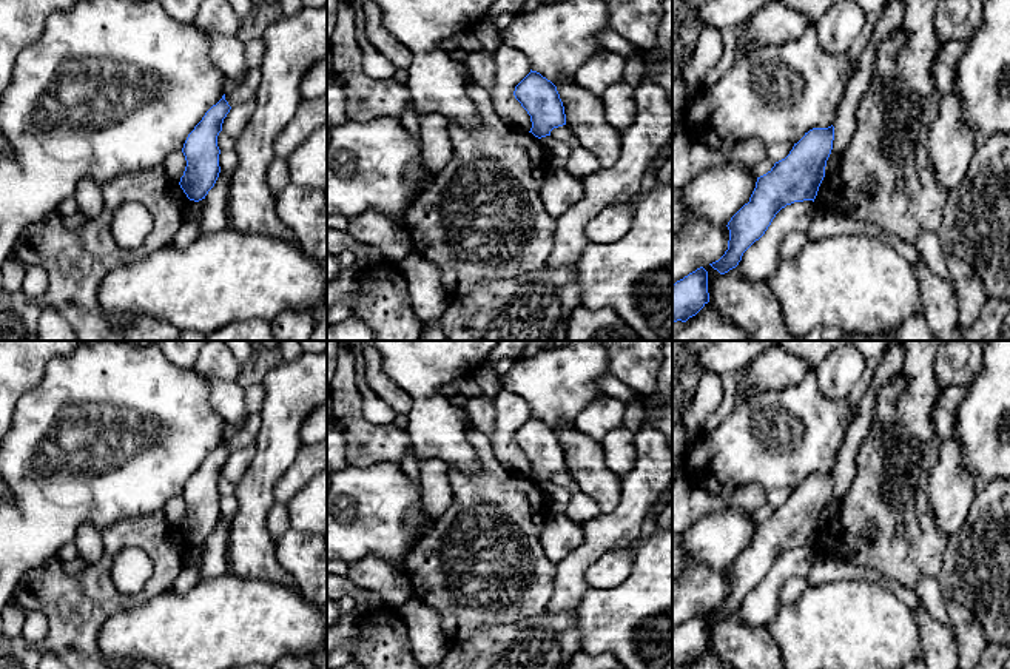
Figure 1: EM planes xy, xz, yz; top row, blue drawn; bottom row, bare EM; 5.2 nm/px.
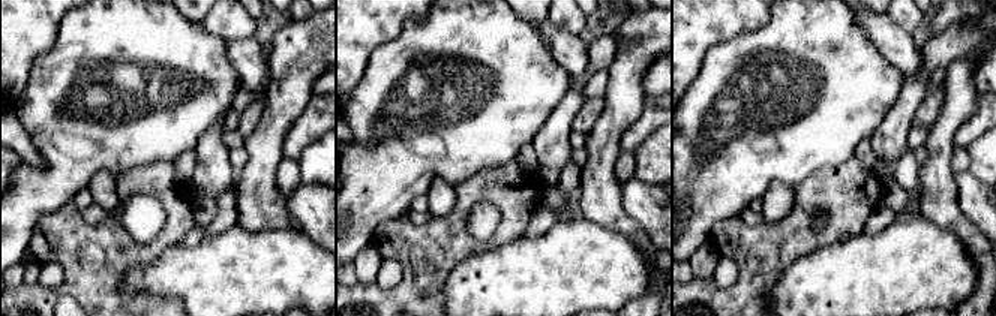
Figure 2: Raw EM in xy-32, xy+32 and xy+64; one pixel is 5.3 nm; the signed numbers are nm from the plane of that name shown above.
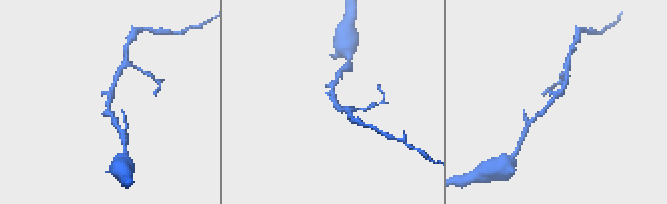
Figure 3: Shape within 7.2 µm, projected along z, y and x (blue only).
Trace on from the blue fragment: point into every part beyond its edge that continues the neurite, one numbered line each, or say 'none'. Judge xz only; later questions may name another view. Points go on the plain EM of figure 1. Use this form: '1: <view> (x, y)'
none

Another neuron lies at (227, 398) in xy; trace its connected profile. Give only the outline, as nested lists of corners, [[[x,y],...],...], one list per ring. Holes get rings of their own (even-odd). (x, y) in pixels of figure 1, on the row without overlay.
[[[204,379],[208,387],[208,401],[214,412],[228,424],[230,430],[242,429],[250,413],[245,405],[245,388],[236,381]]]

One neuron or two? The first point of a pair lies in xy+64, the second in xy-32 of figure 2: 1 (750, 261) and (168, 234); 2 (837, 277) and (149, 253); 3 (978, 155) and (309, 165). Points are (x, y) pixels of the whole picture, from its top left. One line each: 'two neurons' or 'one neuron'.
1: one neuron
2: two neurons
3: one neuron

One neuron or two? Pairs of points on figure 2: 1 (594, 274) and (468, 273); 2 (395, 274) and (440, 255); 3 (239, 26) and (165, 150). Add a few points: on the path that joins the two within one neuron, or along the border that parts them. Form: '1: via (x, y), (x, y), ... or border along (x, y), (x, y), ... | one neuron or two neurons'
1: via (563, 274), (552, 277), (500, 277) | one neuron
2: border along (383, 256), (402, 268), (402, 279), (387, 291) | two neurons
3: border along (200, 24), (206, 32), (224, 41) | two neurons

